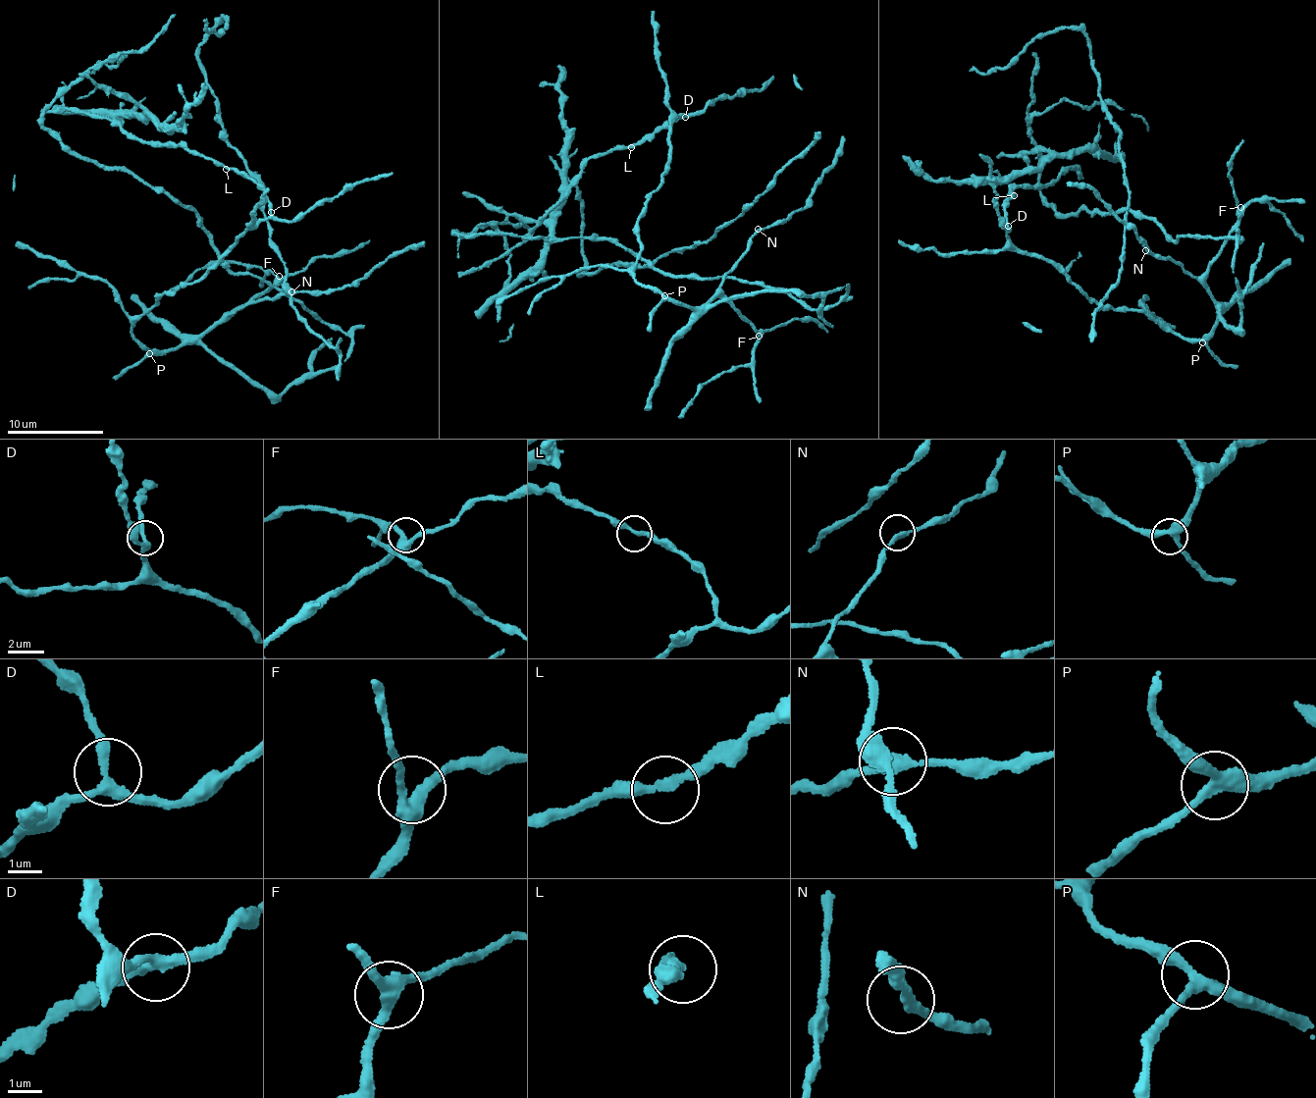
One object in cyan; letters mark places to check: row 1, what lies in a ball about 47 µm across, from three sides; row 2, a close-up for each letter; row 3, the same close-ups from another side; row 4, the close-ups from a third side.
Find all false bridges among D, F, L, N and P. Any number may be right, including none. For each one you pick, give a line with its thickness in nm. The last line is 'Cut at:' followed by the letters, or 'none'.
Cut at: none

